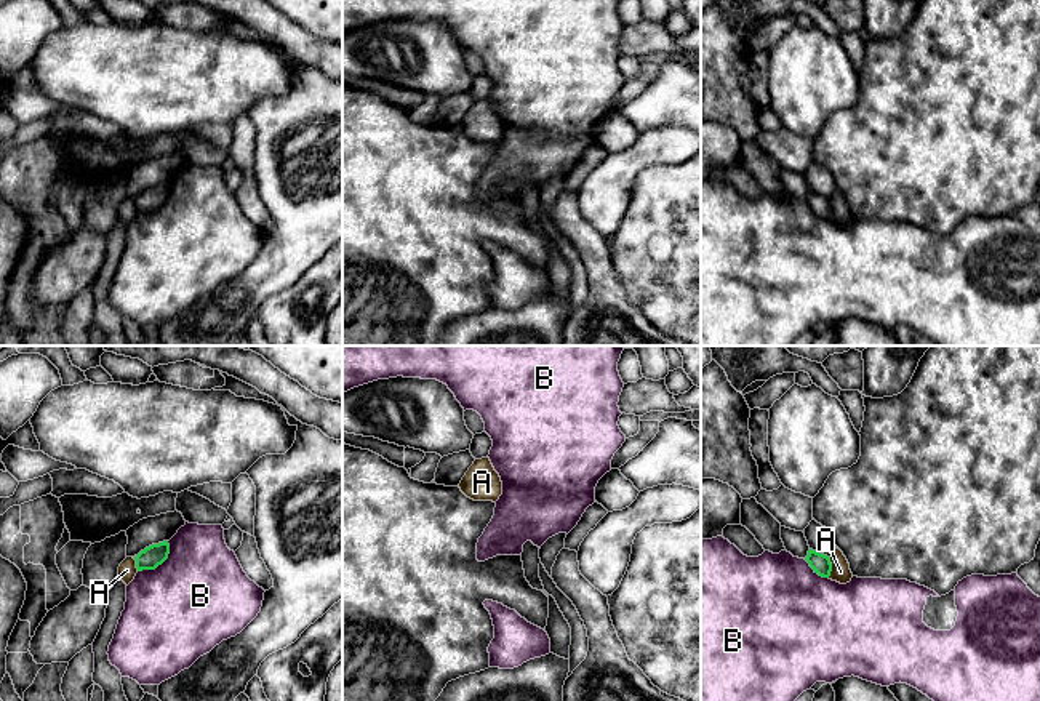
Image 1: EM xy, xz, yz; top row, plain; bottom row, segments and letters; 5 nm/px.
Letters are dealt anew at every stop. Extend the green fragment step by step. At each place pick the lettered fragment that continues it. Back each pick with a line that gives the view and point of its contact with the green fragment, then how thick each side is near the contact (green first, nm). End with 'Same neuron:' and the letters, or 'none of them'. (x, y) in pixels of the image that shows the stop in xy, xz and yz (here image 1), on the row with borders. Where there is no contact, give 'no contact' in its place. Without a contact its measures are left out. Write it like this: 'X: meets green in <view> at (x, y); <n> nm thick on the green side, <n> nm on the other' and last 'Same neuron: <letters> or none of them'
Same neuron: none of them

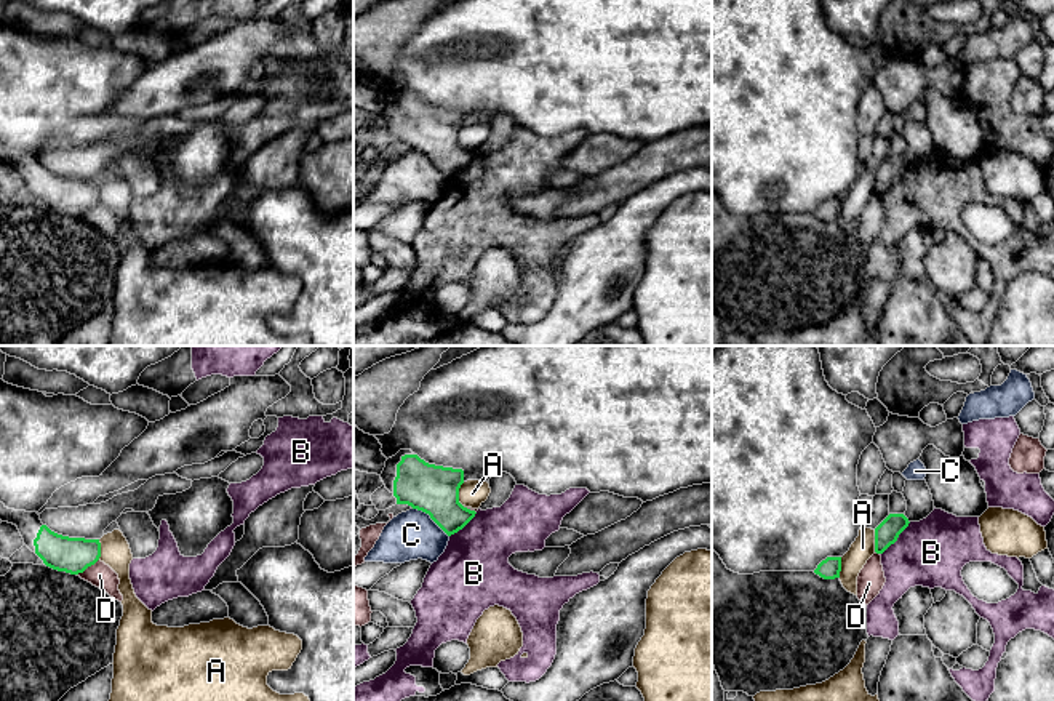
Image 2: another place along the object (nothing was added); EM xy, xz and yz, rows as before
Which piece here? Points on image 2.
Same neuron: none of them

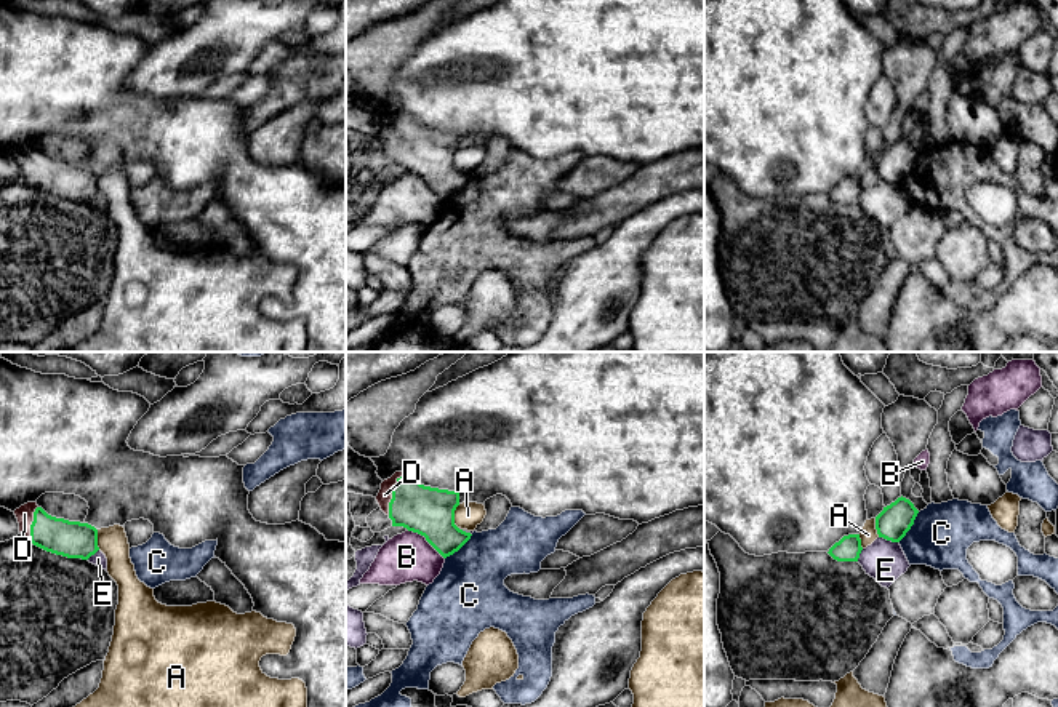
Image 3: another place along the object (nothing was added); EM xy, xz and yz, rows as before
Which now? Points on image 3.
D: meets green in xz at (392, 491); 240 nm thick on the green side, 70 nm on the other
Same neuron: D

